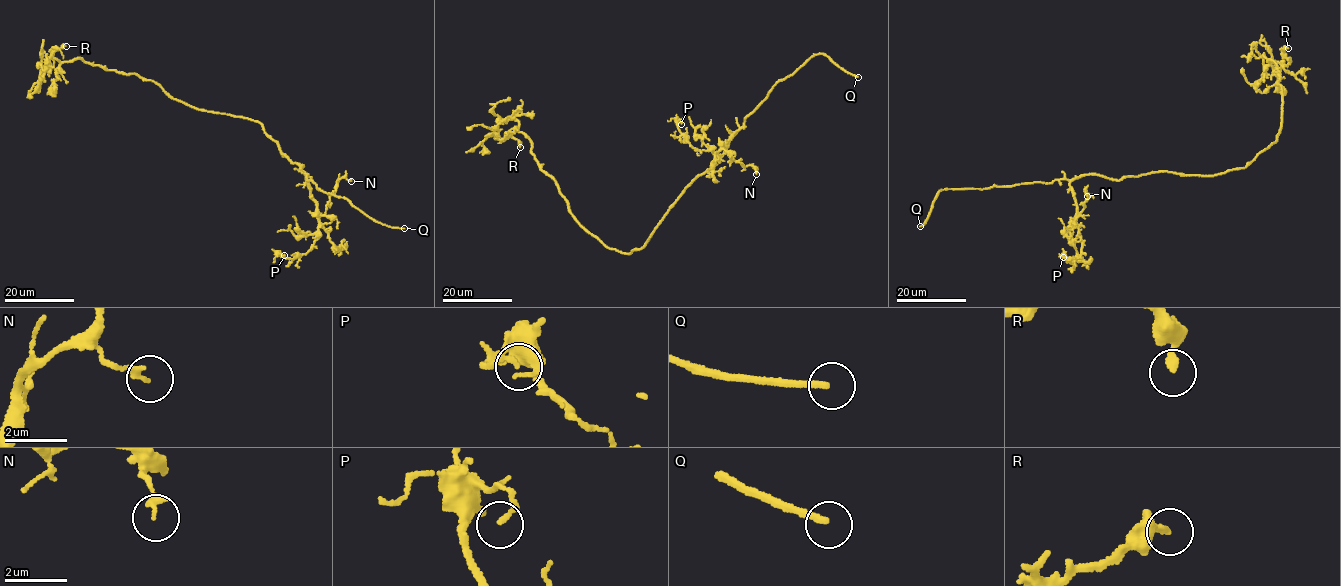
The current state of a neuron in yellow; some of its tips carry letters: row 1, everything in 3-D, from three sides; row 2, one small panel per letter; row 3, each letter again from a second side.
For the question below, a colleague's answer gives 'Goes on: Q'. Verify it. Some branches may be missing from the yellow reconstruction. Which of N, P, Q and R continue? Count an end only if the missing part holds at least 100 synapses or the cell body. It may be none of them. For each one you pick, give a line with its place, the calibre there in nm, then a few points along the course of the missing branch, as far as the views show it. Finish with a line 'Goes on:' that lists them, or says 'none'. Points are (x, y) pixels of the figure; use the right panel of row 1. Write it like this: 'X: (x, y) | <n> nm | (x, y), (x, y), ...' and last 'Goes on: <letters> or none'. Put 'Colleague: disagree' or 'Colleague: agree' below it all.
Q: (920, 226) | 200 nm | (920, 226), (916, 228), (911, 252)
Goes on: Q
Colleague: agree

